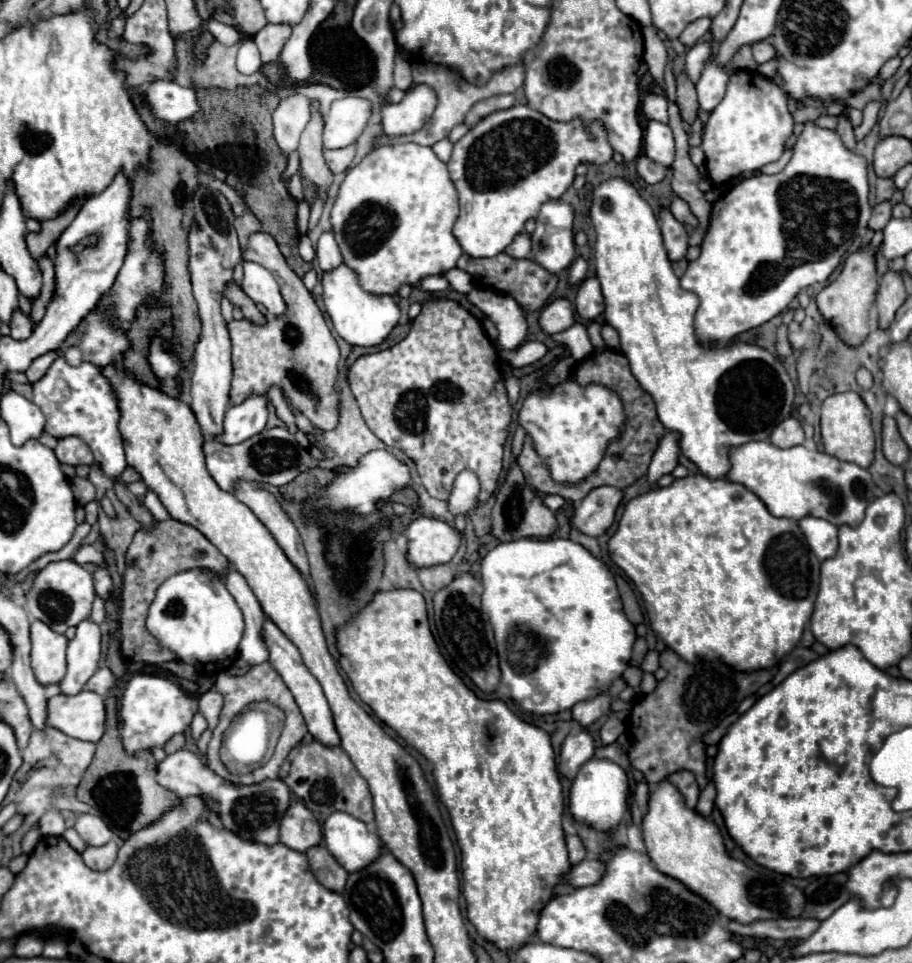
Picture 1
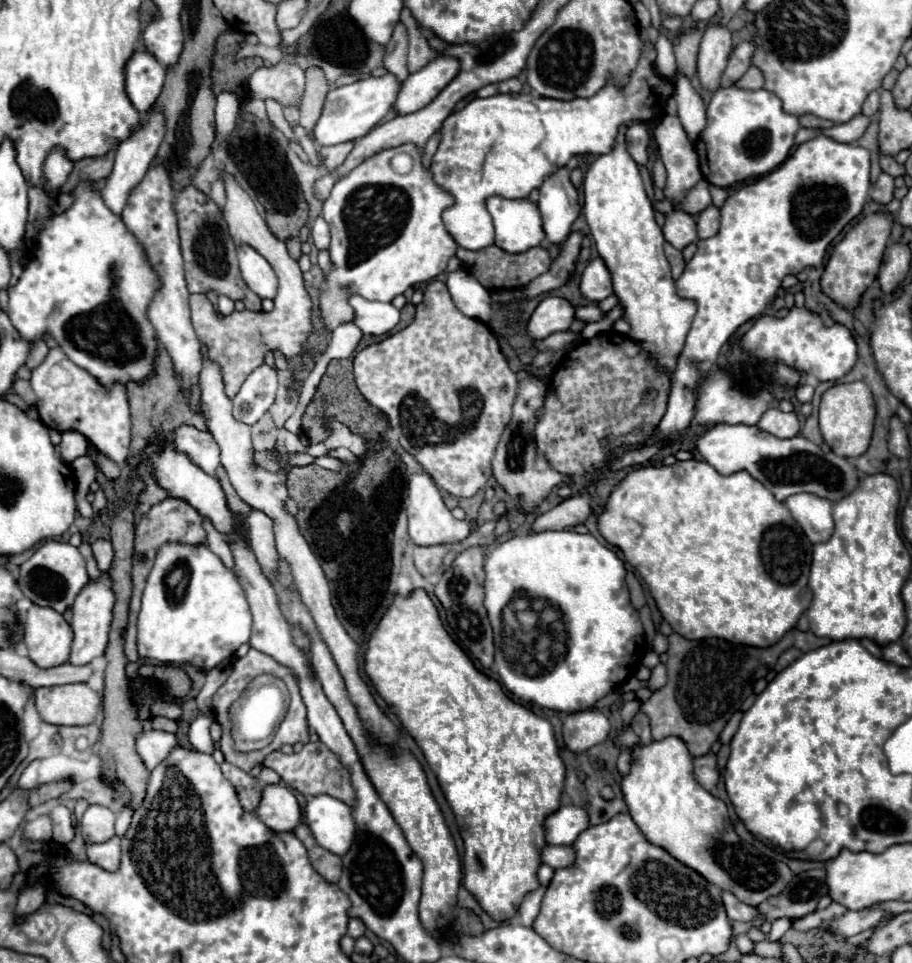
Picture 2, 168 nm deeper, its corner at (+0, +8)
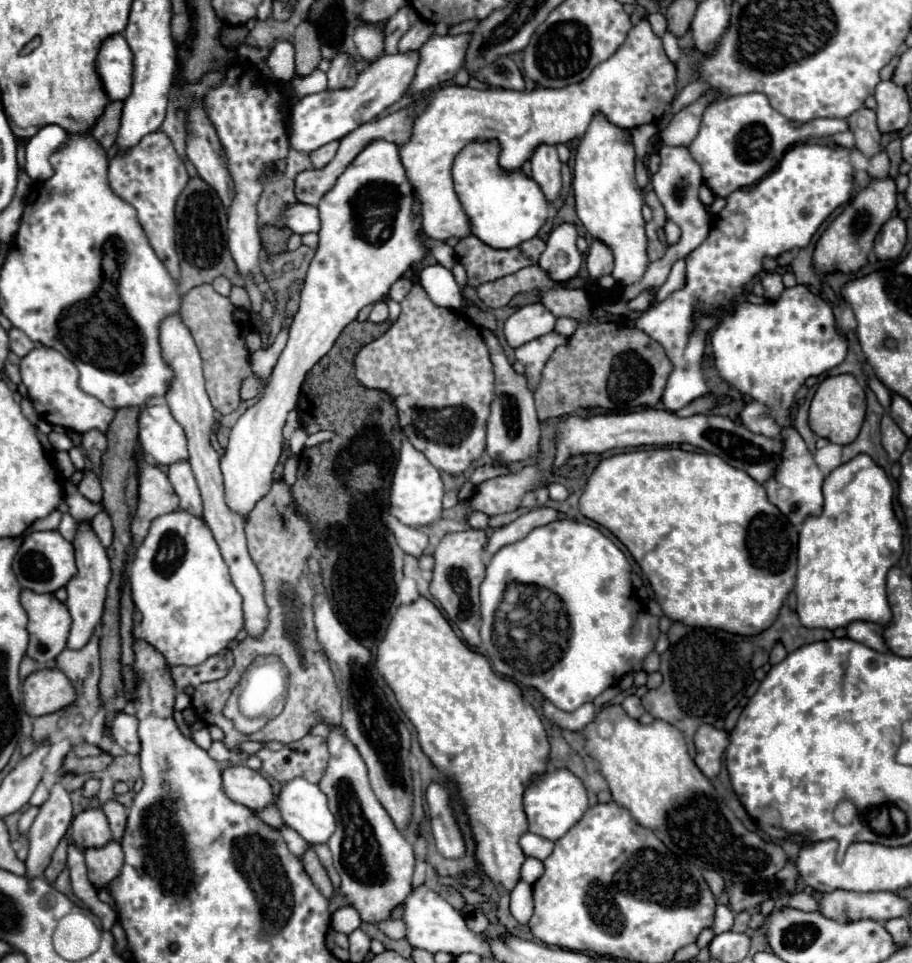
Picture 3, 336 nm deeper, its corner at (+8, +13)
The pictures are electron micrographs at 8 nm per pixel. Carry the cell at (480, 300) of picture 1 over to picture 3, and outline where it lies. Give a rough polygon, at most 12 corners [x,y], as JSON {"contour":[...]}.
{"contour":[[576,227],[552,229],[538,265],[552,281],[578,275]]}

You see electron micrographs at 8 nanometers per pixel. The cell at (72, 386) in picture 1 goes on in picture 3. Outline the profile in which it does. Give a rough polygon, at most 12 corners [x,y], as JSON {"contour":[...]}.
{"contour":[[36,345],[22,383],[40,419],[106,433],[110,407],[78,387],[60,351]]}

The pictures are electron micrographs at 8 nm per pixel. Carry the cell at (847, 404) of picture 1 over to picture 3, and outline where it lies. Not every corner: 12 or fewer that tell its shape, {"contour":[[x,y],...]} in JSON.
{"contour":[[854,375],[826,377],[810,427],[830,443],[858,437],[866,395]]}

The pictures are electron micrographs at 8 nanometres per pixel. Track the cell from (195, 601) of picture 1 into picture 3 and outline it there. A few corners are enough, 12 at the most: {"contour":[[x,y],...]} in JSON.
{"contour":[[152,521],[130,583],[132,635],[170,667],[244,625],[212,531]]}

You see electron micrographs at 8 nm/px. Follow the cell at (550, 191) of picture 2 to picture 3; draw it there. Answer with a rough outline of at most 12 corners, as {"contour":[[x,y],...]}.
{"contour":[[540,145],[532,159],[532,179],[548,203],[562,193],[556,147]]}

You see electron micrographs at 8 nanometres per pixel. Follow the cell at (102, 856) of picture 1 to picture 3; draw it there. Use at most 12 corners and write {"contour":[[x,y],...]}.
{"contour":[[120,843],[84,849],[88,879],[104,889],[122,869]]}

